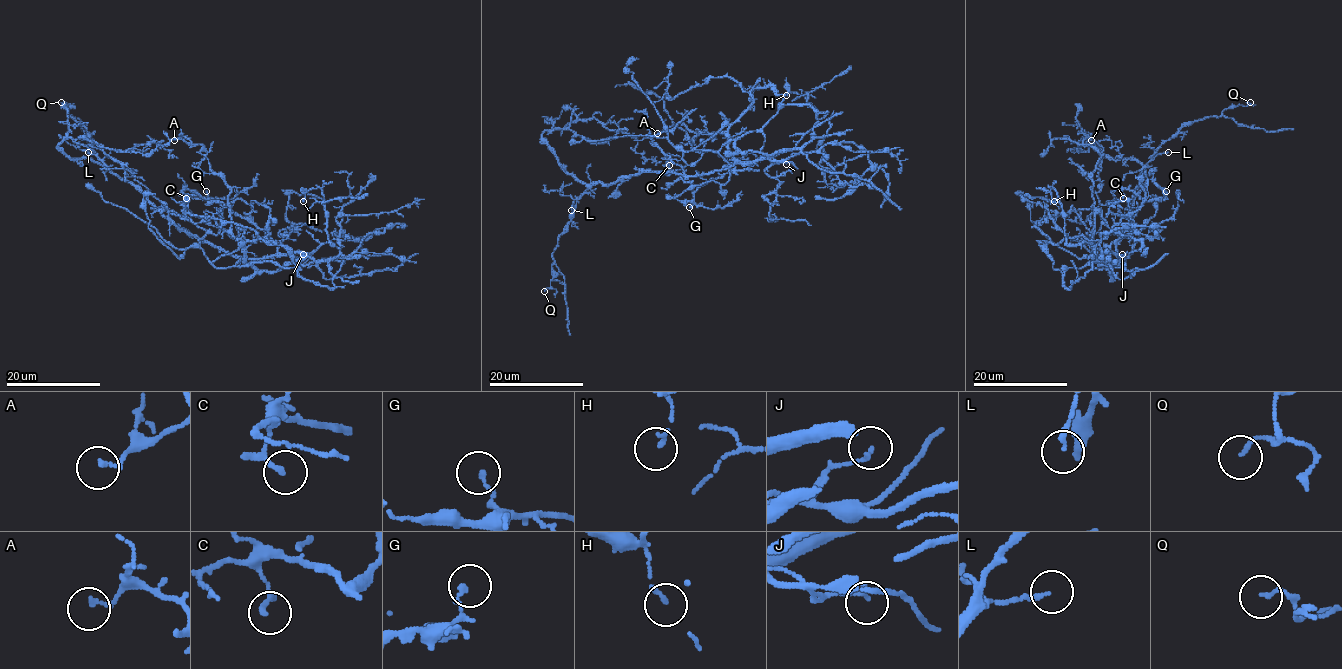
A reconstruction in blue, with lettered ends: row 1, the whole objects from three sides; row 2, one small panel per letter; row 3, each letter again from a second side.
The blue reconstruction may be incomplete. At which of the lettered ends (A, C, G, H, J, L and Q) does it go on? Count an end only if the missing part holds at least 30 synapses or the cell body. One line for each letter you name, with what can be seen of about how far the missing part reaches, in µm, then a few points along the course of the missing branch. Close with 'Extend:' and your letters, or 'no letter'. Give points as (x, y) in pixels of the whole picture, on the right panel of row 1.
Extend: no letter

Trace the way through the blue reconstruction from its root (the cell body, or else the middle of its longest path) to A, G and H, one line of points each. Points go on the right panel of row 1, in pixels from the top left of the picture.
A: (1132, 233), (1133, 249), (1115, 263), (1103, 262), (1091, 245), (1091, 173), (1101, 157), (1083, 142), (1091, 140)
G: (1132, 233), (1133, 249), (1122, 258), (1116, 244), (1129, 220), (1143, 203), (1160, 199), (1166, 191)
H: (1132, 233), (1134, 245), (1125, 258), (1101, 252), (1086, 241), (1068, 244), (1064, 212), (1053, 187), (1054, 201)

